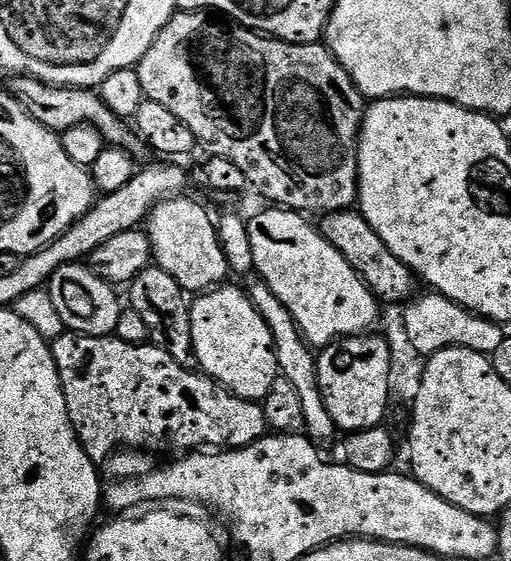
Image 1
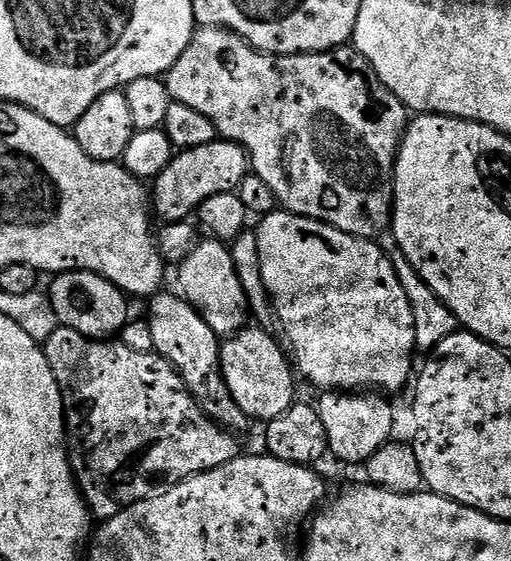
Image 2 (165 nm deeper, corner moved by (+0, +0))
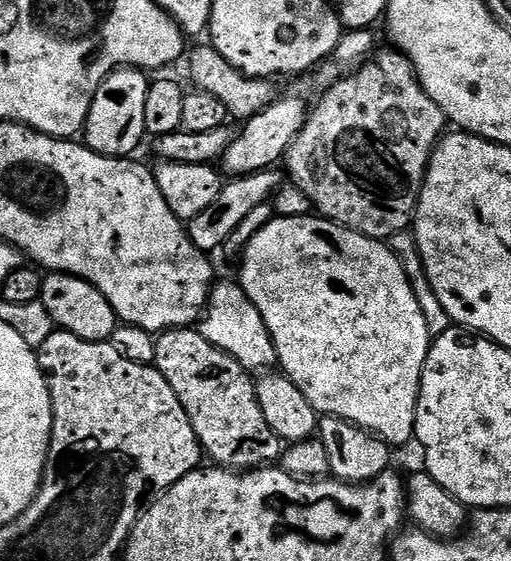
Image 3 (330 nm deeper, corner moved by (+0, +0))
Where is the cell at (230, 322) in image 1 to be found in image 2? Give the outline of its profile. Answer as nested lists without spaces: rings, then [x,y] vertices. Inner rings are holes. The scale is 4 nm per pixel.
[[[245,326],[239,332],[233,332],[220,345],[220,369],[226,386],[234,402],[238,402],[238,406],[253,421],[267,422],[278,418],[278,414],[284,414],[297,399],[297,377],[282,344],[281,348],[268,330],[260,326]]]

